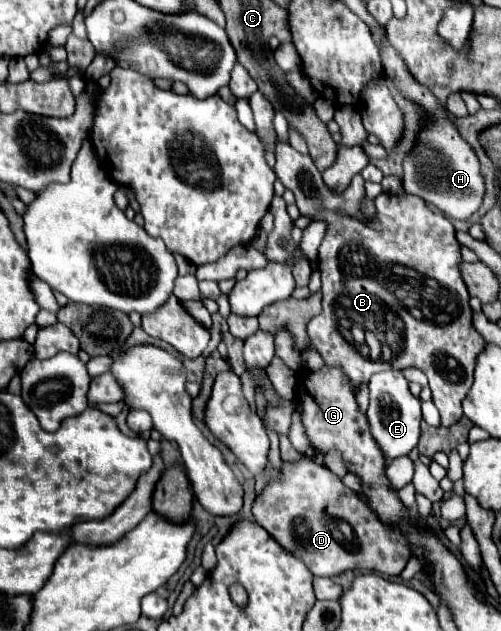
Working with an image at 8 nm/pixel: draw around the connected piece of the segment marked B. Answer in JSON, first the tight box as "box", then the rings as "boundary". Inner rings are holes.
{"box":[275,137,485,427],"boundary":[[[277,137],[275,157],[275,175],[285,189],[293,191],[301,215],[323,219],[329,225],[319,247],[323,311],[307,325],[311,343],[325,365],[339,365],[355,393],[359,393],[361,385],[369,383],[373,373],[417,367],[429,379],[441,423],[445,427],[457,423],[463,417],[461,401],[473,385],[475,363],[485,349],[485,341],[471,323],[469,293],[459,273],[459,241],[455,239],[455,229],[449,219],[427,207],[419,197],[381,193],[375,199],[377,217],[365,221],[359,209],[365,197],[361,175],[355,175],[351,185],[335,197],[325,187],[309,155],[295,151]],[[359,245],[365,249],[367,257],[371,257],[371,269],[367,269],[363,277],[359,277],[359,261],[355,263],[355,259],[359,259]],[[393,263],[405,265],[407,269],[403,269],[401,279],[391,273],[385,283],[381,283],[377,275],[381,271],[389,273]]]}

